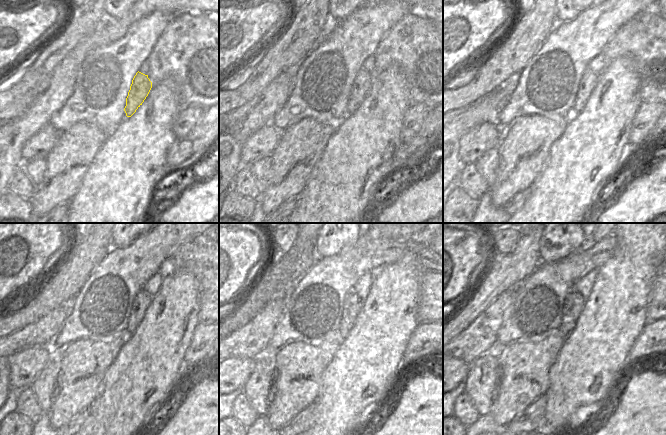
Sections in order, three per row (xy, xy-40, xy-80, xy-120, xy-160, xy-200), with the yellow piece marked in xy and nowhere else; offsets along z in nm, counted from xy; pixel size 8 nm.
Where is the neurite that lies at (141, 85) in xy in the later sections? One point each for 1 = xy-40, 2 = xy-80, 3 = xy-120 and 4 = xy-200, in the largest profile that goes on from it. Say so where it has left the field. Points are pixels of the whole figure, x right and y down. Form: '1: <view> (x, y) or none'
1: xy-40 (362, 83)
2: xy-80 (589, 79)
3: xy-120 (140, 304)
4: xy-200 (573, 305)

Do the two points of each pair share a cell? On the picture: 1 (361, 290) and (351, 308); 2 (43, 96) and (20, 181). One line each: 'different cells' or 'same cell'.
1: different cells
2: different cells

